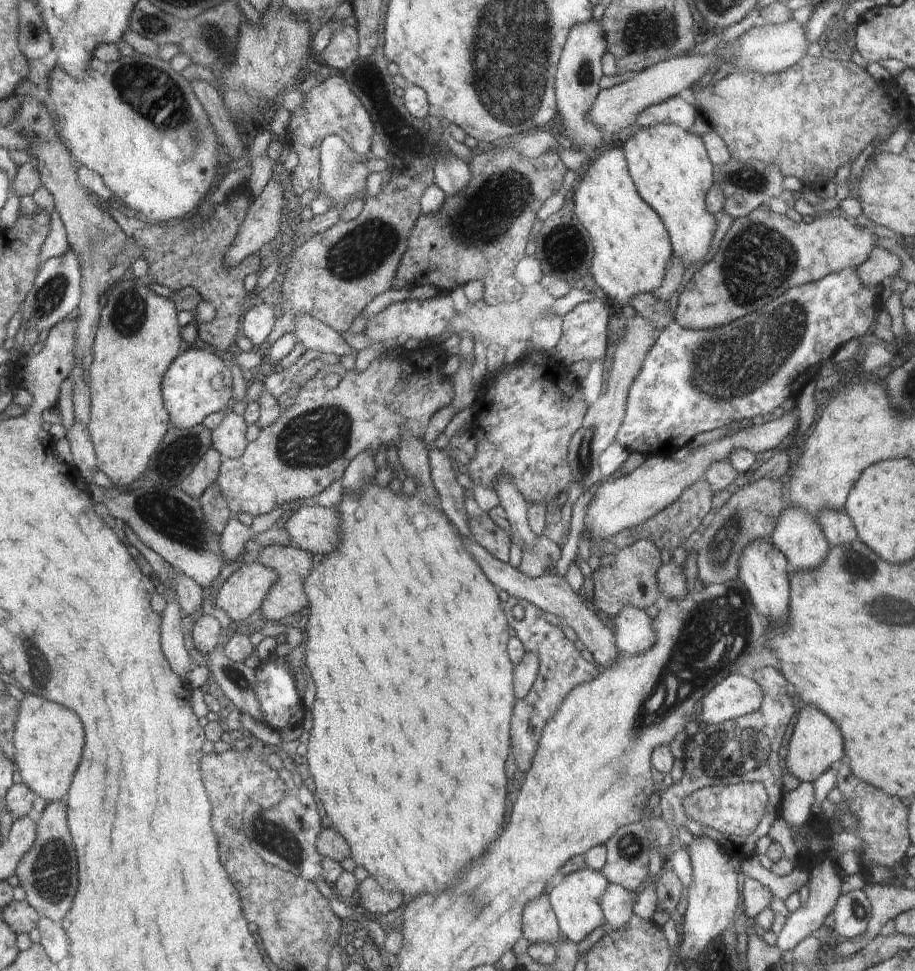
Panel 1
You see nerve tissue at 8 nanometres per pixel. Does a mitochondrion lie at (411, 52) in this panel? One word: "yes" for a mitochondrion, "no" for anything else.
no

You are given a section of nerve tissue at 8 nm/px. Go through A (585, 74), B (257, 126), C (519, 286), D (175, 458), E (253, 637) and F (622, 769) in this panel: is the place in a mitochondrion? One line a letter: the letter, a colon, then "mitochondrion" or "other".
A: mitochondrion
B: other
C: other
D: mitochondrion
E: other
F: mitochondrion

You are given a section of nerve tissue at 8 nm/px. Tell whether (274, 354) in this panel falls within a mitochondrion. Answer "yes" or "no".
no

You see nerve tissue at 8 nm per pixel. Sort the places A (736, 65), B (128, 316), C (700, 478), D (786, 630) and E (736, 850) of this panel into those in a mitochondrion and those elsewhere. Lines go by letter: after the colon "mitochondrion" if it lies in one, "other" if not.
A: other
B: mitochondrion
C: other
D: other
E: other

